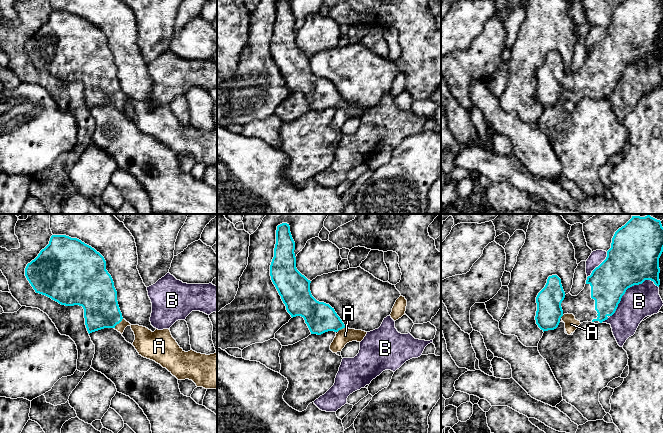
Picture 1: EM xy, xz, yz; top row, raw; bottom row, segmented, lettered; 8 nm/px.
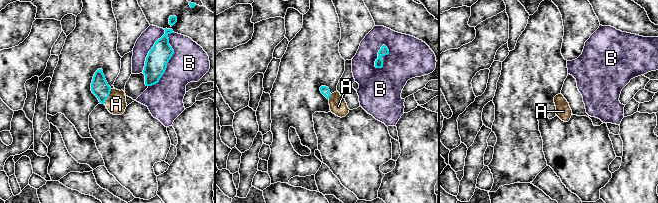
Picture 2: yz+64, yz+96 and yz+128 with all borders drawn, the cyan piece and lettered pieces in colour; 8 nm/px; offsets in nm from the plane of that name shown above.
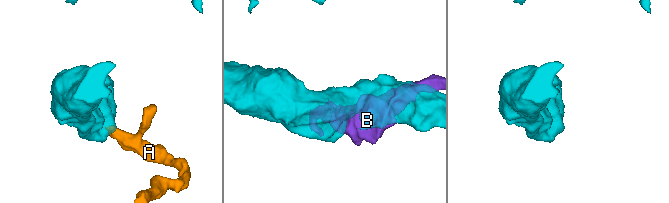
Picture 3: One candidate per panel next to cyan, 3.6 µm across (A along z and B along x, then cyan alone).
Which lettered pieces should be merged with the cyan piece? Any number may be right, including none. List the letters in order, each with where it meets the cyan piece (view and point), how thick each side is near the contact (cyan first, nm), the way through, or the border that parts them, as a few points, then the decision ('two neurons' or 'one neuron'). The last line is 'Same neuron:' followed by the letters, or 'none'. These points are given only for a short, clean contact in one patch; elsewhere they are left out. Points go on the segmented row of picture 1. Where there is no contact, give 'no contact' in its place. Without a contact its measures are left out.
A: meets cyan in xy at (118, 323); 280 nm thick on the cyan side, 160 nm on the other; runs through xy (99, 299), (101, 306), (118, 323), (130, 324), (144, 340); one neuron
B: meets cyan in yz at (629, 287); 400 nm thick on the cyan side, 280 nm on the other; two neurons
Same neuron: A

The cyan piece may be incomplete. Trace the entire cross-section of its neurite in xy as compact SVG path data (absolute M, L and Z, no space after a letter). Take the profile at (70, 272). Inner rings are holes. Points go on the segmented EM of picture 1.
M52 235L49 244L27 264L25 276L36 293L61 305L82 306L89 334L104 328L114 328L123 334L125 328L130 326L135 335L132 345L139 355L160 364L178 380L189 379L197 387L217 389L217 353L206 355L193 350L185 352L172 337L169 329L156 329L152 332L146 327L127 322L122 317L117 291L111 275L106 270L104 257L81 240L66 235Z

